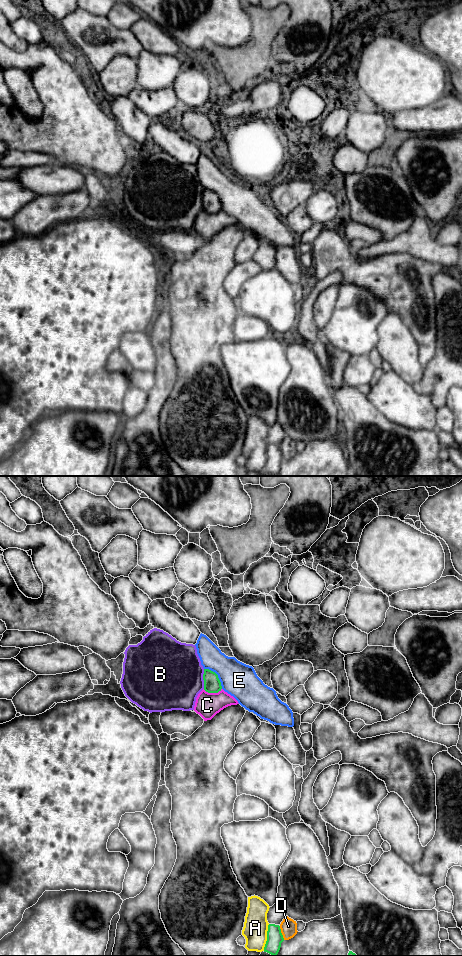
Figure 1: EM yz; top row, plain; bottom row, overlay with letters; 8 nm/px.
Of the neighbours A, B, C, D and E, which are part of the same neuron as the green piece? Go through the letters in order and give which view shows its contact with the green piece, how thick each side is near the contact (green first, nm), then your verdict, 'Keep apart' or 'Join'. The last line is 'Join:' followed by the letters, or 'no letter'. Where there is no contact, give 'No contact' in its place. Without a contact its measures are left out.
A: Touches green in yz. Thickness 130 nm (green) against 190 nm. Keep apart
B: Touches green in yz. Thickness 140 nm (green) against 500 nm. Keep apart
C: Touches green in yz. Thickness 140 nm (green) against 200 nm. Keep apart
D: Touches green in yz. Thickness 130 nm (green) against 140 nm. Keep apart
E: Touches green in yz. Thickness 140 nm (green) against 280 nm. Keep apart
Join: no letter

